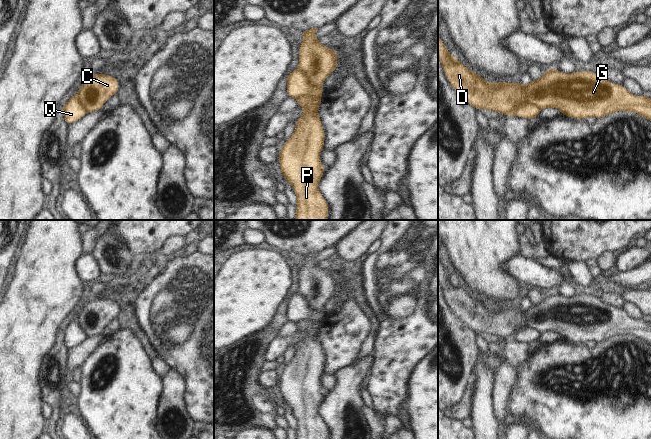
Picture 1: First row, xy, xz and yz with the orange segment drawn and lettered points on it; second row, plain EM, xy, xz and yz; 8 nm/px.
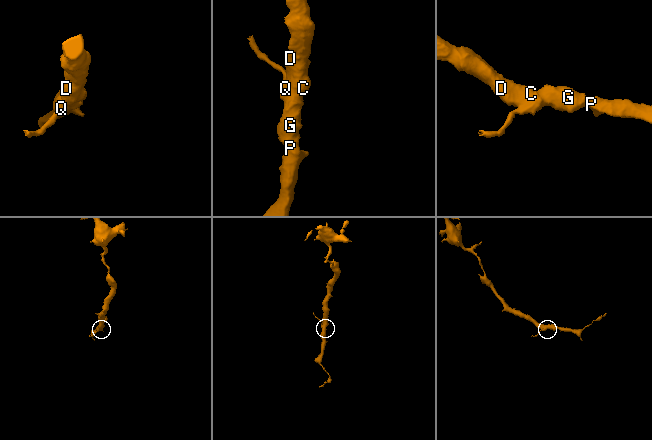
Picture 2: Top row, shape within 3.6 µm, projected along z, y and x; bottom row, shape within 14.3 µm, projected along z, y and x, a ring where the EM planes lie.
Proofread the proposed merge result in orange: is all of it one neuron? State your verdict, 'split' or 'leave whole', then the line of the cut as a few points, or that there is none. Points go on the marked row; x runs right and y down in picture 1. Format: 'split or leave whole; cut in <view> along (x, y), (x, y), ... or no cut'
split; cut in yz along (540, 109), (533, 104), (522, 103), (507, 116)

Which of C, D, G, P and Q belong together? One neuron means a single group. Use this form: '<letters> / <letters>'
C D G P / Q

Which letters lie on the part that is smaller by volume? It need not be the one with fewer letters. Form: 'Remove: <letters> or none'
Remove: Q

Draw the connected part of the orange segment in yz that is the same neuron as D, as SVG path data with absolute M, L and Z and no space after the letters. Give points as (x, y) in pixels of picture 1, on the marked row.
M438 35L438 59L444 75L452 88L475 110L485 109L510 116L514 109L524 103L543 108L556 108L564 116L573 119L603 118L614 112L635 112L651 121L651 98L645 95L631 94L623 84L614 84L605 80L600 74L587 70L579 70L565 74L556 68L546 69L542 77L529 84L507 83L505 81L491 83L480 74L469 70L459 62L454 54L448 53L445 43Z

